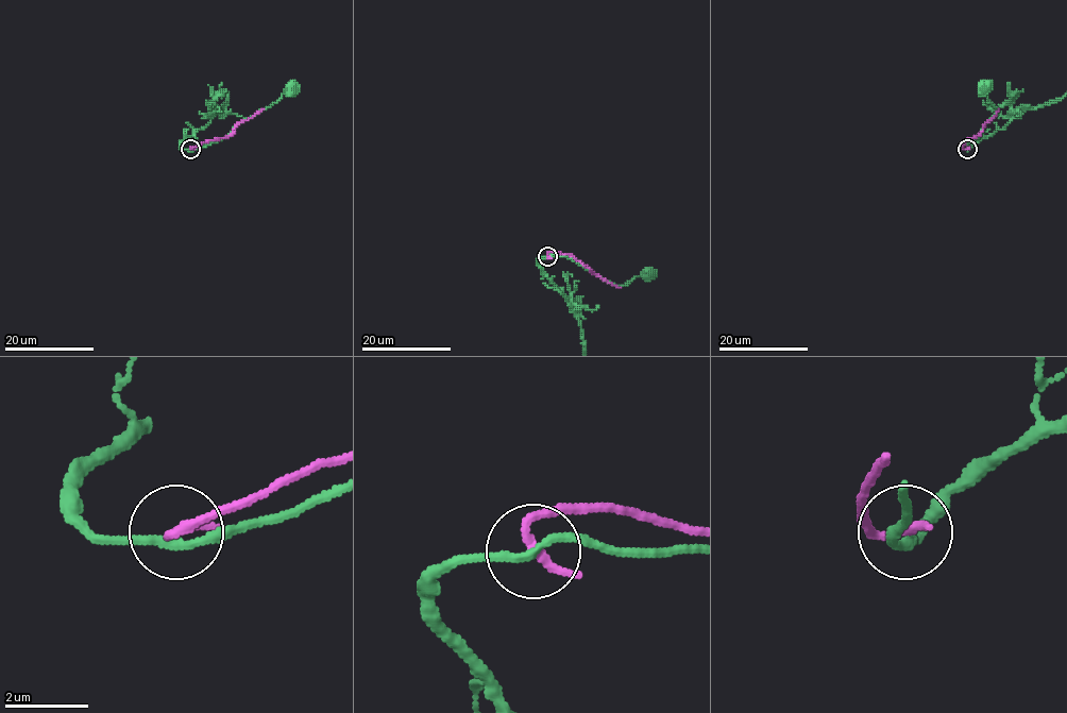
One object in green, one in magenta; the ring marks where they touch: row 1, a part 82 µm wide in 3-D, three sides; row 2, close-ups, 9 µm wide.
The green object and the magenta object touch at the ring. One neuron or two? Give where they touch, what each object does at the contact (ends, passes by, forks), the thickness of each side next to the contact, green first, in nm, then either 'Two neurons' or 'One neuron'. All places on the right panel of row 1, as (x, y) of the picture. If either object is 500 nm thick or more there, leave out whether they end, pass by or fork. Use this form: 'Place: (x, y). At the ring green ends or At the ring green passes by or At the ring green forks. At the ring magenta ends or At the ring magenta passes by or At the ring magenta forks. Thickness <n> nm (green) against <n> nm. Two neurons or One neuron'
Place: (967, 149). At the ring green passes by. At the ring magenta ends. Thickness 200 nm (green) against 260 nm. Two neurons

